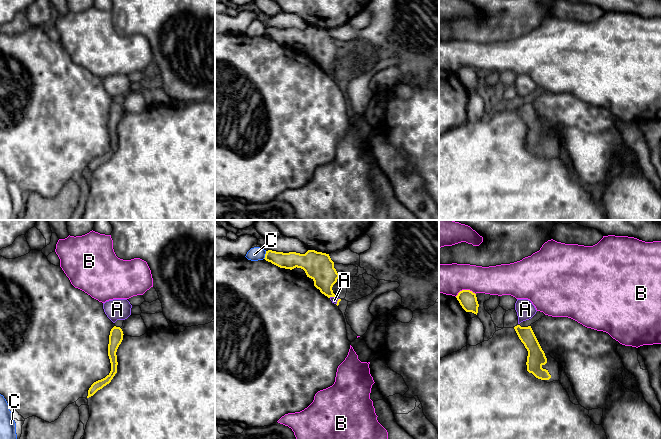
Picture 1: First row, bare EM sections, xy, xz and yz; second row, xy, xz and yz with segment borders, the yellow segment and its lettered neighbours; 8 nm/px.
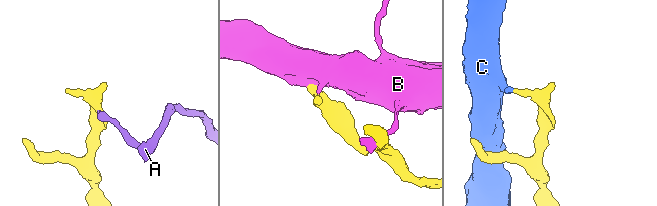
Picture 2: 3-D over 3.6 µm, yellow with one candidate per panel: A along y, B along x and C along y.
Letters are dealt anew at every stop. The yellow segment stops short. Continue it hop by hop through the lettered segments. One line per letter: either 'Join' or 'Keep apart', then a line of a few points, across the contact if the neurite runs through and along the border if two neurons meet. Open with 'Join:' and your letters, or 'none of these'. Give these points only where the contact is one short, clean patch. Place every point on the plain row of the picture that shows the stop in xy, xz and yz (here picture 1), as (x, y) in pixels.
Join: none of these
A: Keep apart. Line: xz (339, 74), (336, 80)
B: Keep apart
C: Keep apart. Line: xz (266, 27), (263, 34)

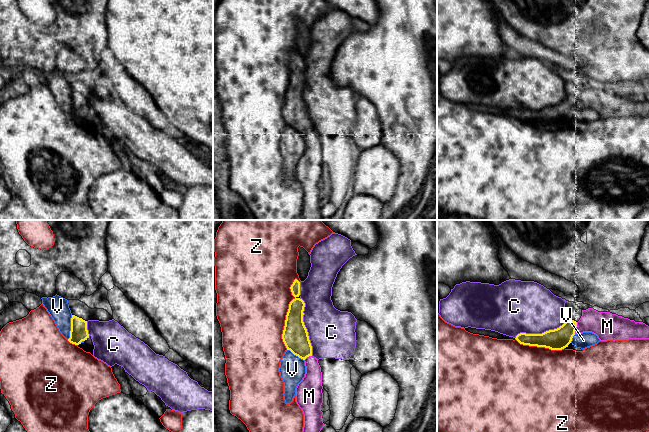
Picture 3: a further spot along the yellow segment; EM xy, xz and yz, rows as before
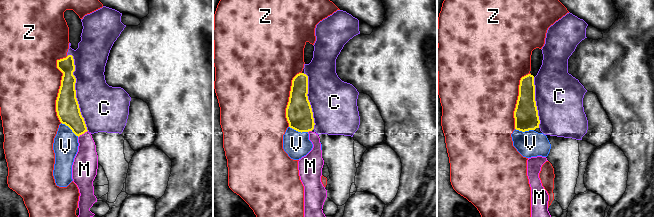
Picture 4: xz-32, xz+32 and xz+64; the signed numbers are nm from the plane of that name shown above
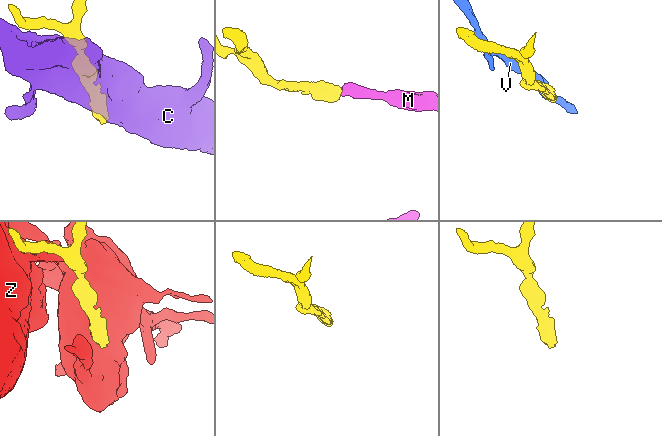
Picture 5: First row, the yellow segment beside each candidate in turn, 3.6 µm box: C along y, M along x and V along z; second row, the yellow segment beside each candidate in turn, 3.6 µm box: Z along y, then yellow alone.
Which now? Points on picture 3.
Join: M
C: Keep apart
M: Join
V: Keep apart
Z: Keep apart

